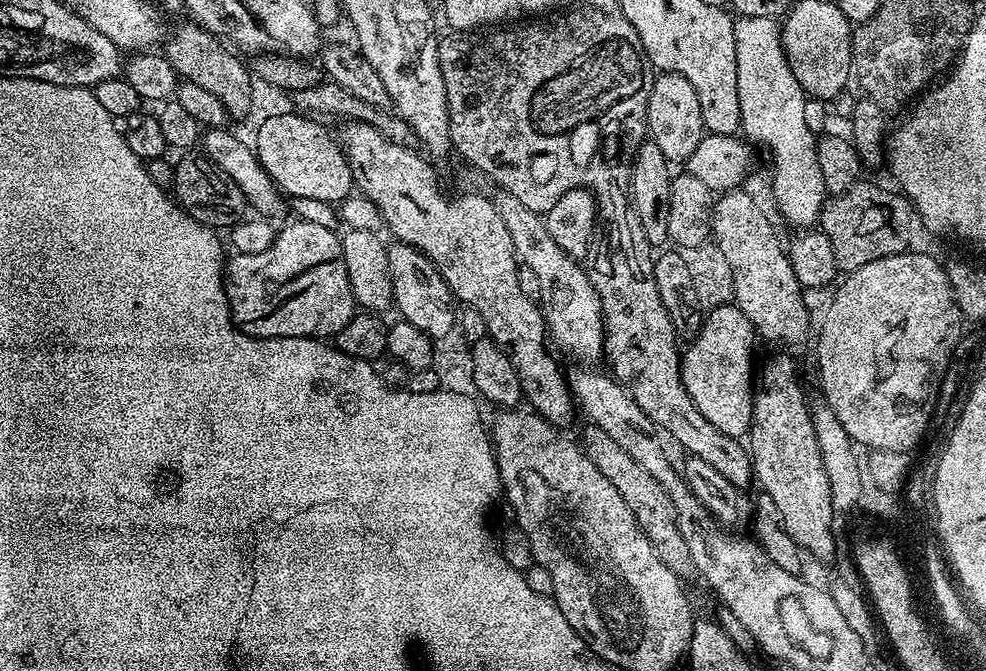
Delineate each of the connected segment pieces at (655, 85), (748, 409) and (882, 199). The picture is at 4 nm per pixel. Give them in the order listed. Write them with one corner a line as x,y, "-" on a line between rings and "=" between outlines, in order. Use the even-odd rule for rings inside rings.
660,72
651,81
648,88
648,105
646,106
647,135
651,143
666,154
669,162
687,162
690,154
694,154
698,142
706,135
702,122
702,106
698,106
698,94
682,74
=
693,335
690,346
682,352
680,373
682,382
686,386
686,394
698,406
702,418
727,436
744,438
749,435
752,426
752,394
754,384
746,384
744,378
744,366
730,366
726,358
716,358
714,354
704,352
702,340
=
857,182
837,196
829,195
818,221
819,231
824,232
826,238
830,238
830,246
834,246
836,267
844,274
866,266
866,262
907,252
911,245
908,243
912,240
914,209
908,197
896,190
887,192
876,184
864,183

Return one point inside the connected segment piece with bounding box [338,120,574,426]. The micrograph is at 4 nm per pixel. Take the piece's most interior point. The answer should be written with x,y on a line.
466,240

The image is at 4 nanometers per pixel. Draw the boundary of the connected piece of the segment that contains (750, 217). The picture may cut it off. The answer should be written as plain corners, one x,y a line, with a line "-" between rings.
733,190
731,192
725,192
719,197
712,205
712,218
715,221
715,237
717,239
717,246
719,248
719,255
722,257
723,263
728,263
728,268
732,271
732,296
731,299
734,301
736,307
742,310
742,314
746,314
746,318
750,318
753,329
757,333
760,332
768,340
773,340
776,344
796,344
804,335
808,332
808,308
804,305
805,293
802,291
798,278
794,278
794,270
790,266
788,261
788,253
785,245
780,244
780,240
776,237
776,228
768,221
768,216
763,212
762,209
756,205
756,200
751,196
750,193
744,192
745,190

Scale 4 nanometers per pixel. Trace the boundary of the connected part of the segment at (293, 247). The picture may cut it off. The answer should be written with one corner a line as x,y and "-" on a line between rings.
293,219
293,224
281,227
270,250
262,254
233,255
224,272
224,290
232,310
232,323
248,336
311,336
332,338
356,315
358,305
352,294
352,283
340,245
341,237
317,223

